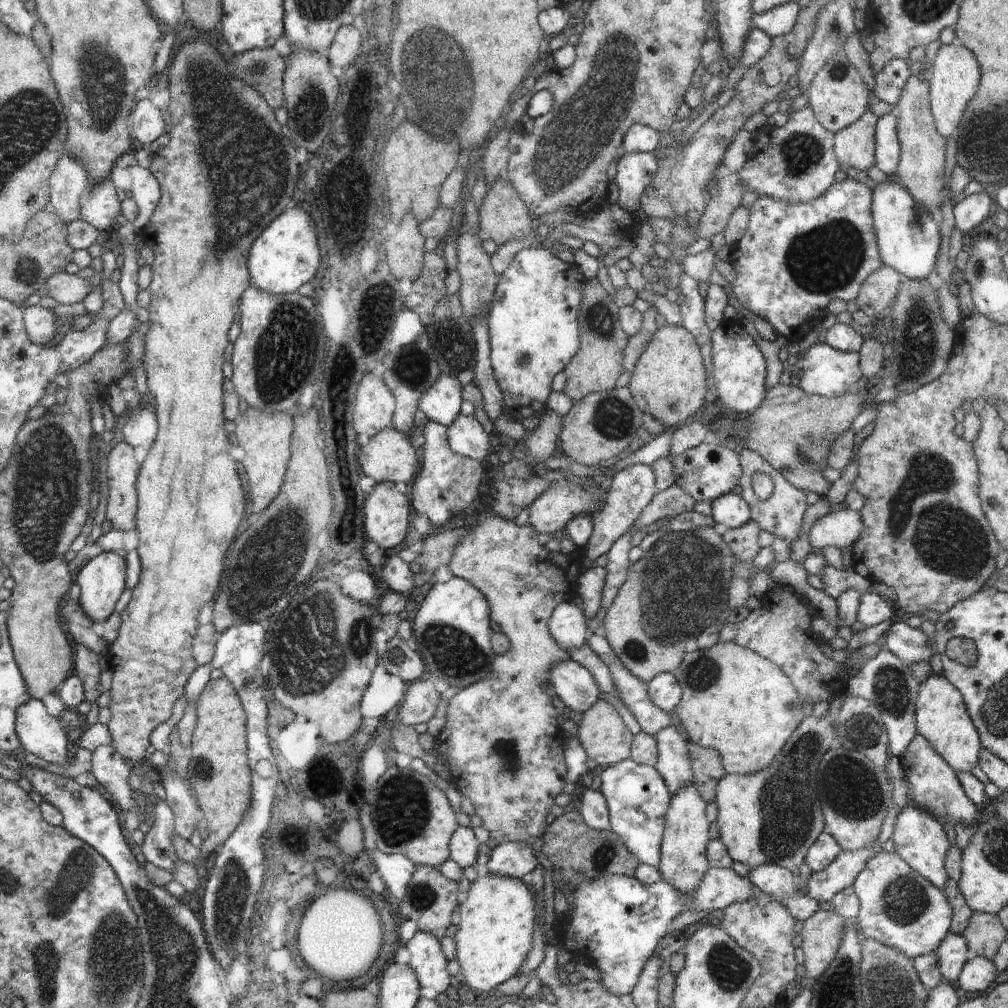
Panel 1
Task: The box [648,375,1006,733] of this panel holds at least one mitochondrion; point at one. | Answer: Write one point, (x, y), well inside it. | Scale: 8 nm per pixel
(950, 541)

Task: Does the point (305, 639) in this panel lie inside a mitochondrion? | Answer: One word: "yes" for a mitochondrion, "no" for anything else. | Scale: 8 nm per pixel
yes

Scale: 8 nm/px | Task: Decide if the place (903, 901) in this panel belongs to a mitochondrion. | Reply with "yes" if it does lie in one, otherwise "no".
yes

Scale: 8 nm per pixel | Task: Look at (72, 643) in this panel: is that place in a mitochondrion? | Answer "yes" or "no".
no

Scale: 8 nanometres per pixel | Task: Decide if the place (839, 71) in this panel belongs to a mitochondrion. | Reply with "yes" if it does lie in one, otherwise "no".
yes

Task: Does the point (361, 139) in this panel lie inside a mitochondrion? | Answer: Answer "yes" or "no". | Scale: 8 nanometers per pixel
no

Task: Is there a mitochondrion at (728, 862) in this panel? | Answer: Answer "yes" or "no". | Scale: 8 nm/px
no

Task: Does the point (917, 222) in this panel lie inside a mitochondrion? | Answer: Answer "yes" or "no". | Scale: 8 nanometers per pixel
yes

